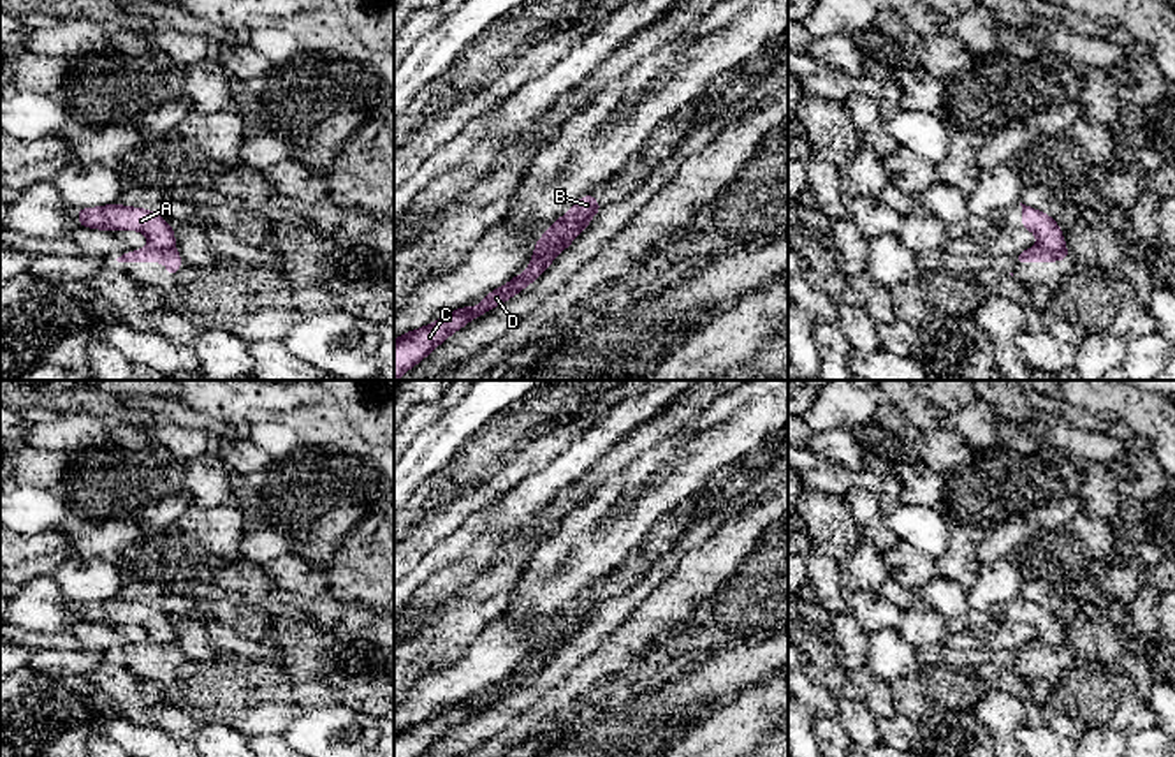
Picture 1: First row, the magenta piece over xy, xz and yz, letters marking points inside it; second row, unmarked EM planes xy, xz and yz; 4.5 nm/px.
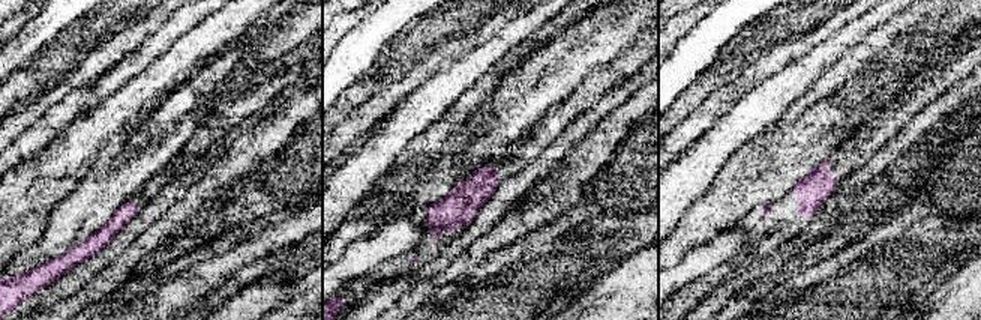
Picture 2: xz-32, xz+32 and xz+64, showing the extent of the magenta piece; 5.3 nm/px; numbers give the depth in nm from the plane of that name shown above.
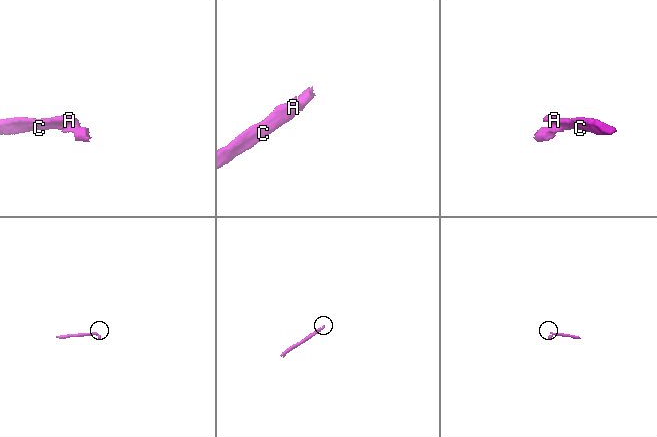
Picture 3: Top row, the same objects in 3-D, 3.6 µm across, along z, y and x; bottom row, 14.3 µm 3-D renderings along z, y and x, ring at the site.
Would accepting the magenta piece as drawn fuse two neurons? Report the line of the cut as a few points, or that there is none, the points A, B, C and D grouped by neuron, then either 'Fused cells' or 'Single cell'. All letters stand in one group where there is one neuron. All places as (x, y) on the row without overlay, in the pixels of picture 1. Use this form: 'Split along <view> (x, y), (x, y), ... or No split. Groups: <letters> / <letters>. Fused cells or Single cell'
Split along xz (563, 639), (553, 638), (533, 654). Groups: A C D / B. Fused cells

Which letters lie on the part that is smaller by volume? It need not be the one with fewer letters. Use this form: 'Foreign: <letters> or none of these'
Foreign: B

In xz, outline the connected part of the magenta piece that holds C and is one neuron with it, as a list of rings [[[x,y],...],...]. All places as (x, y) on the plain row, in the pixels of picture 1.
[[[556,637],[540,651],[528,657],[528,664],[494,683],[491,688],[485,688],[478,701],[463,701],[454,706],[445,708],[433,718],[408,725],[394,734],[394,757],[420,757],[431,748],[431,745],[447,732],[463,724],[470,715],[487,708],[494,701],[500,701],[507,694],[517,690],[524,681],[531,680],[556,653],[563,639]]]

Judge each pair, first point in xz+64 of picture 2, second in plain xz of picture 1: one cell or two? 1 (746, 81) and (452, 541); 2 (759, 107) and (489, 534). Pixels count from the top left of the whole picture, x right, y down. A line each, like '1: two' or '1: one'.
1: two
2: one

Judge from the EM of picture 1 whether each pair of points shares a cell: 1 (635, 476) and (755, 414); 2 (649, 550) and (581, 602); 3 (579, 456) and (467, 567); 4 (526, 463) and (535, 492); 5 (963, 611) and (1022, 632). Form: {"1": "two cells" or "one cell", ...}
{"1": "one cell", "2": "one cell", "3": "one cell", "4": "two cells", "5": "two cells"}

